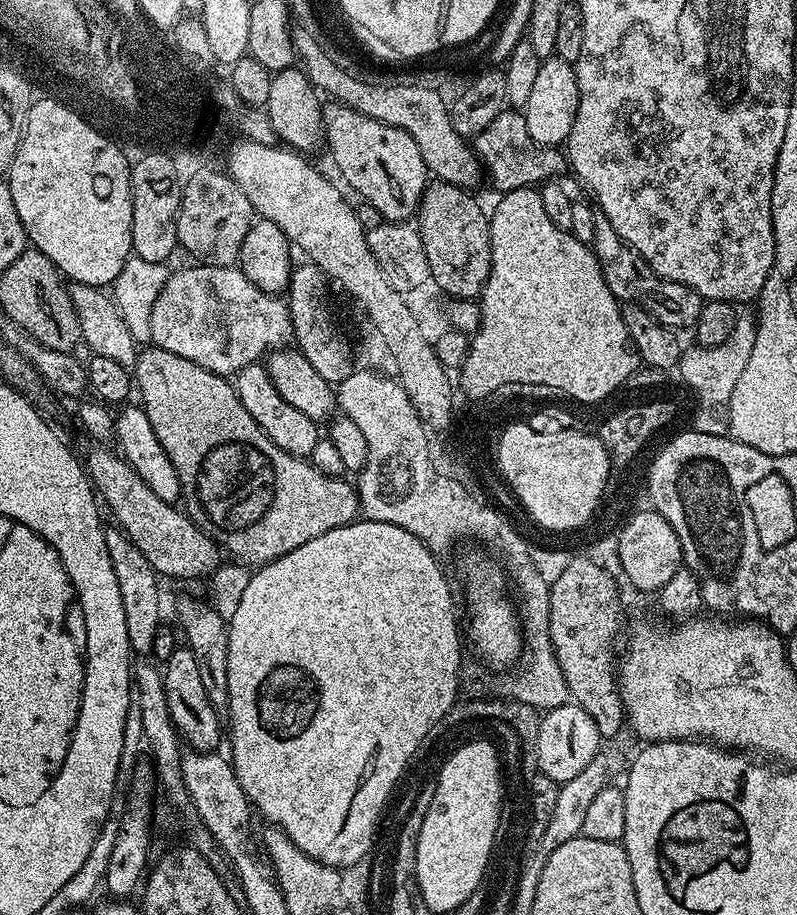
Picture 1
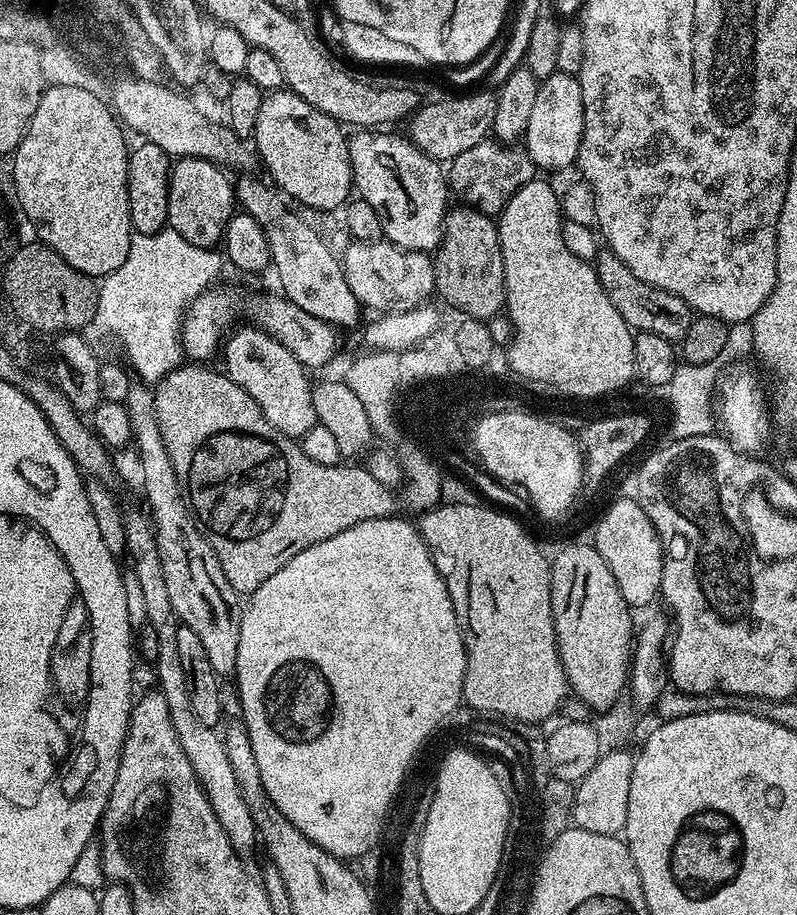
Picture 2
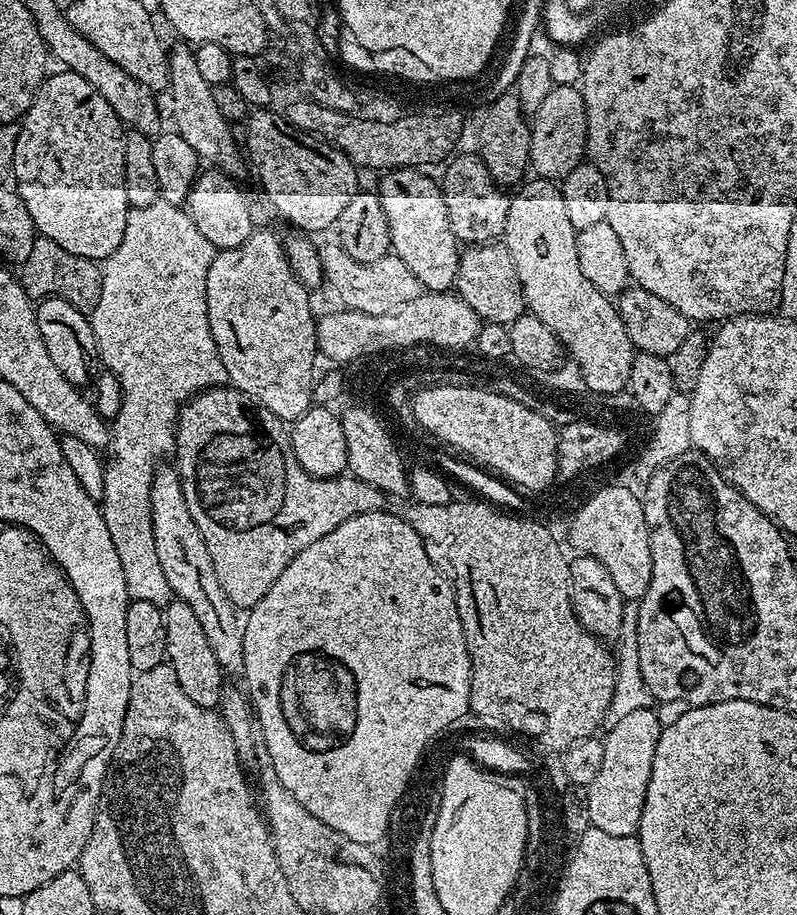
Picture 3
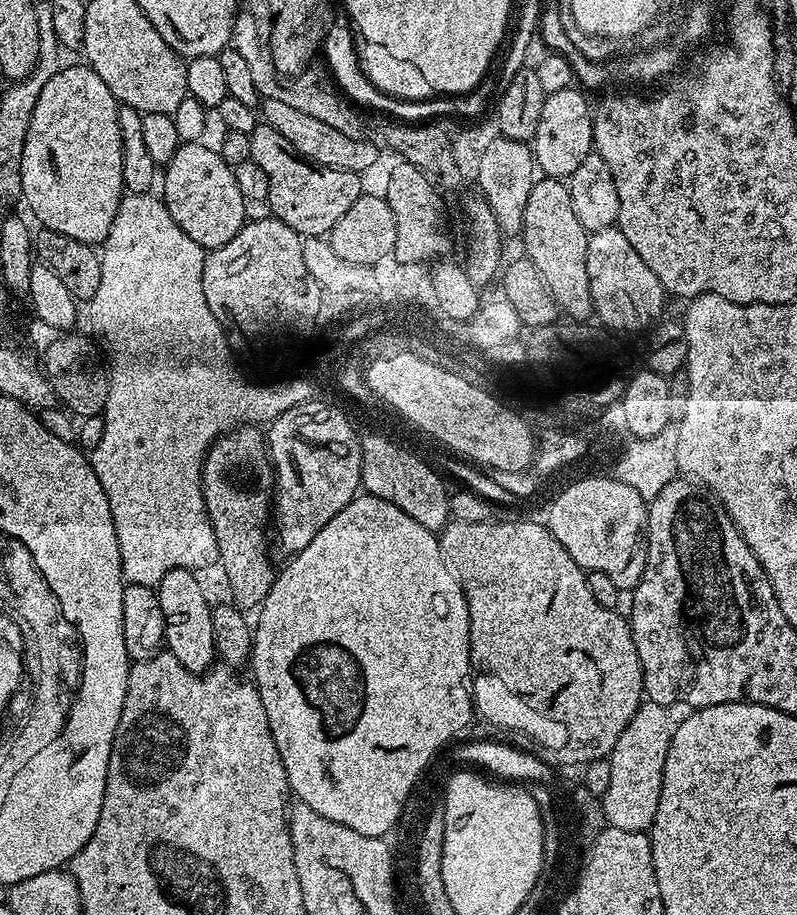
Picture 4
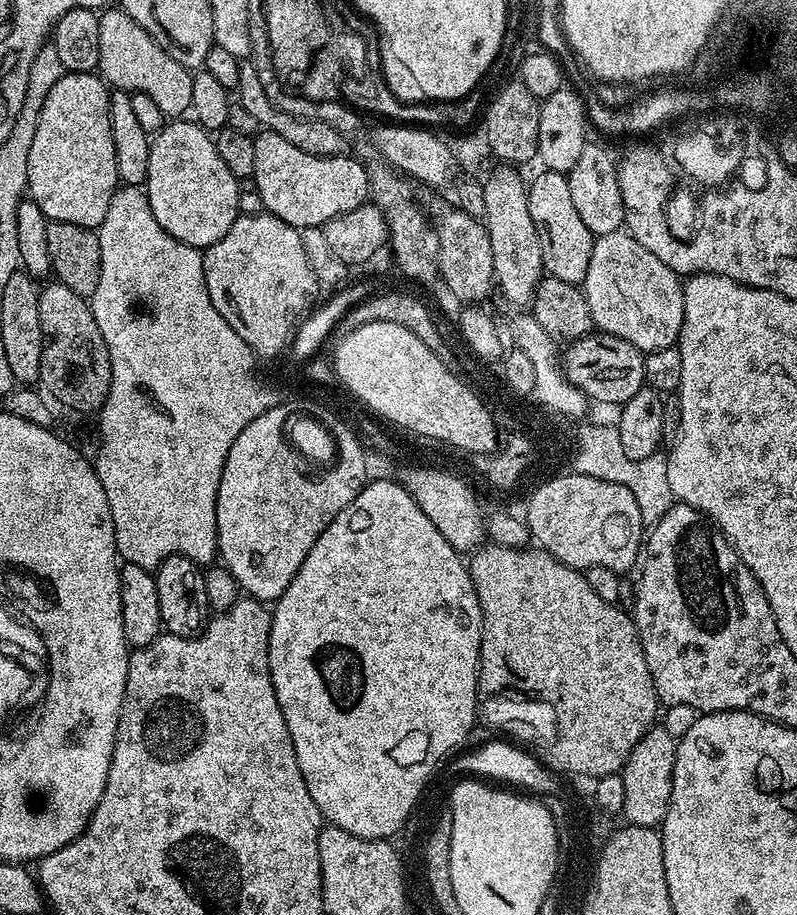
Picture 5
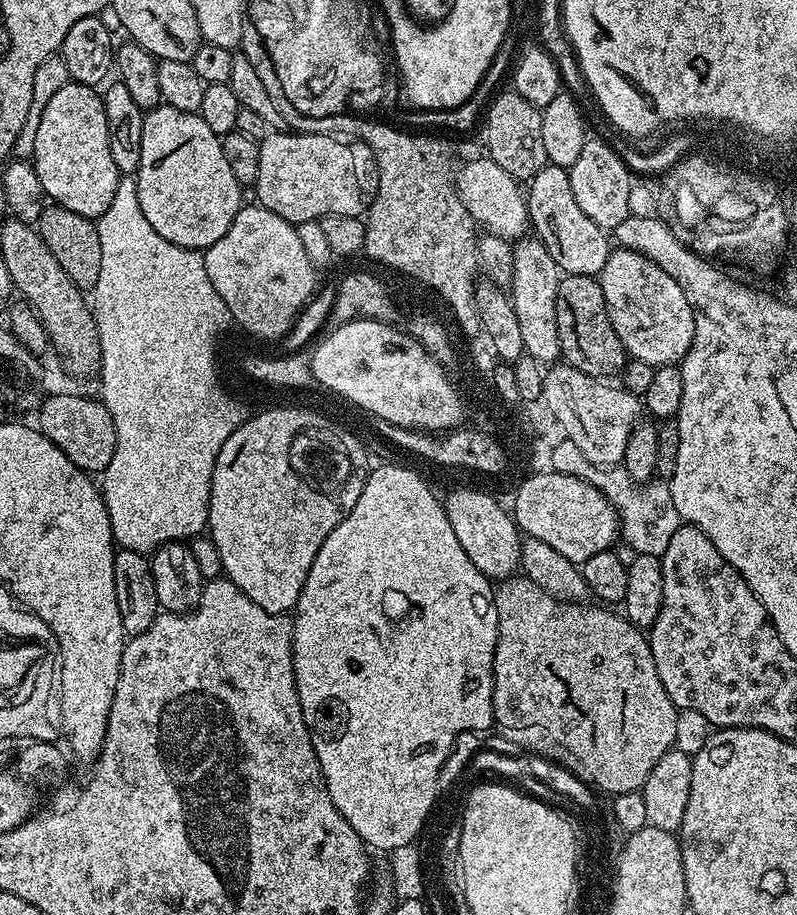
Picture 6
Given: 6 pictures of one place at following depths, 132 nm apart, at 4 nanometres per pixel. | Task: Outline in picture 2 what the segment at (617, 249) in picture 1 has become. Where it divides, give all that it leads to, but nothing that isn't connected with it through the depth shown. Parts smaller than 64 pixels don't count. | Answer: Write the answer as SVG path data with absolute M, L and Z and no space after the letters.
M610 251L597 252L594 267L598 274L598 282L602 282L602 290L606 290L606 298L614 302L614 310L622 314L629 328L636 332L658 334L658 338L666 338L673 342L683 339L690 328L694 313L686 302L682 302L682 298L650 286L642 282L642 278L634 278L630 266L626 266Z

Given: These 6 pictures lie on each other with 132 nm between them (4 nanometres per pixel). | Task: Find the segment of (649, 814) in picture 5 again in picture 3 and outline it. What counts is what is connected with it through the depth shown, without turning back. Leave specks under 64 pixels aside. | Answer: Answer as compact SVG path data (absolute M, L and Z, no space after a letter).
M632 708L612 724L608 736L603 737L602 766L594 774L594 782L586 785L589 822L614 838L636 836L640 831L642 806L646 802L646 786L650 786L650 770L654 766L654 750L662 720L648 708Z

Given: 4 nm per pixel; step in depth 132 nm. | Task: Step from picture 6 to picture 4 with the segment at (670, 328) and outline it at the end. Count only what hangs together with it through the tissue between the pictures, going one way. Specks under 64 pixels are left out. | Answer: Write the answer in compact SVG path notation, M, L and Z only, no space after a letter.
M613 226L589 235L586 274L590 274L593 313L597 317L600 315L599 323L605 329L643 333L665 315L666 293L662 282L658 282L658 274L654 274L654 270L650 270L650 266L638 258L638 250L626 242L626 234L622 234L619 227Z

